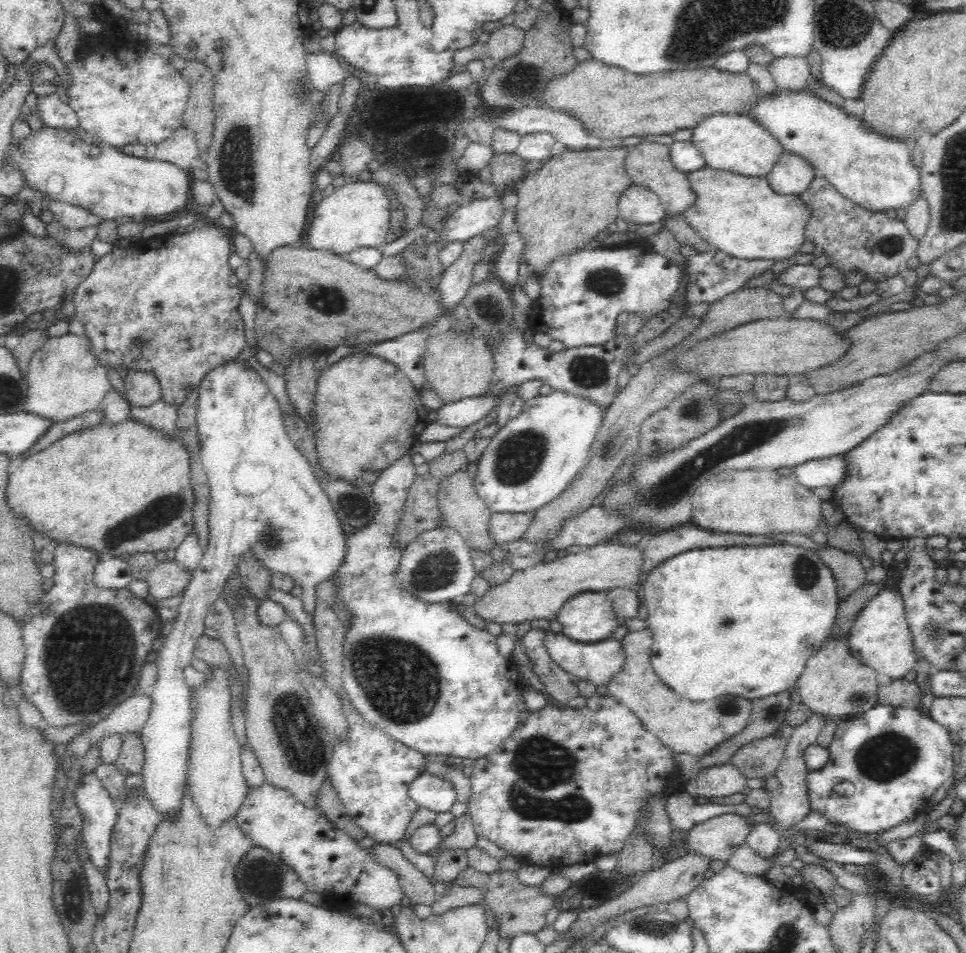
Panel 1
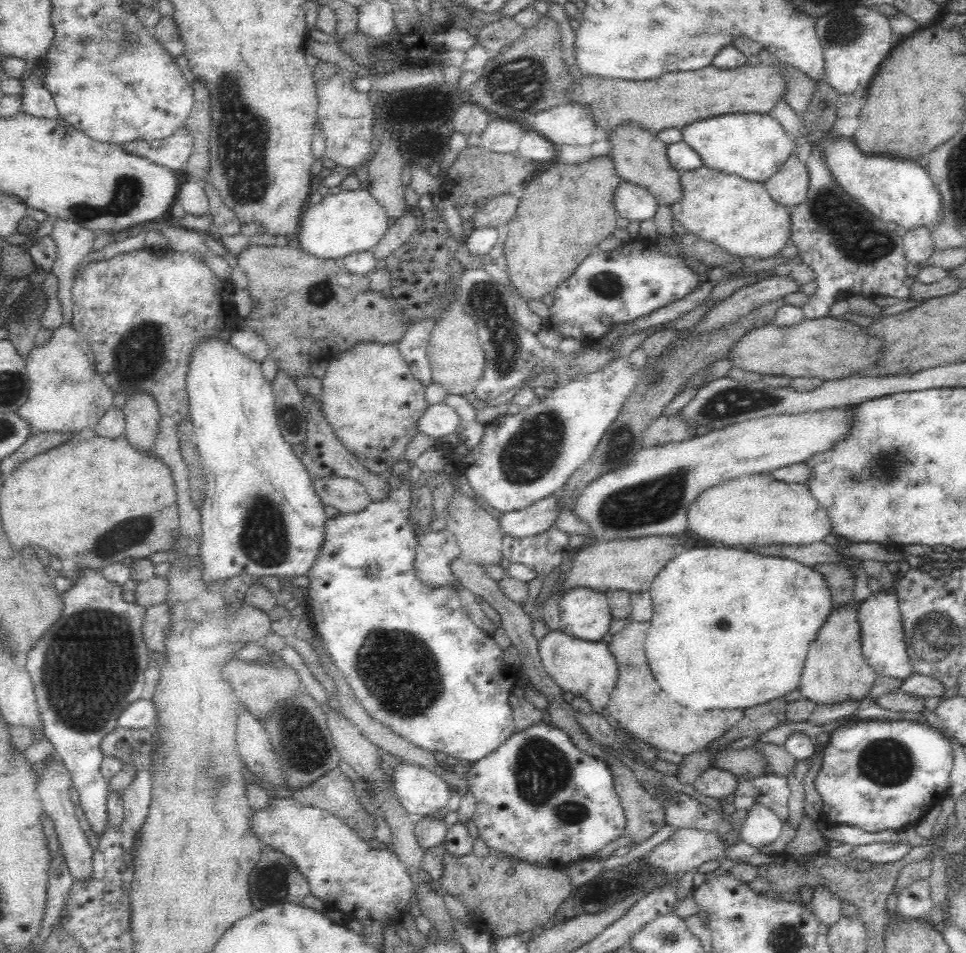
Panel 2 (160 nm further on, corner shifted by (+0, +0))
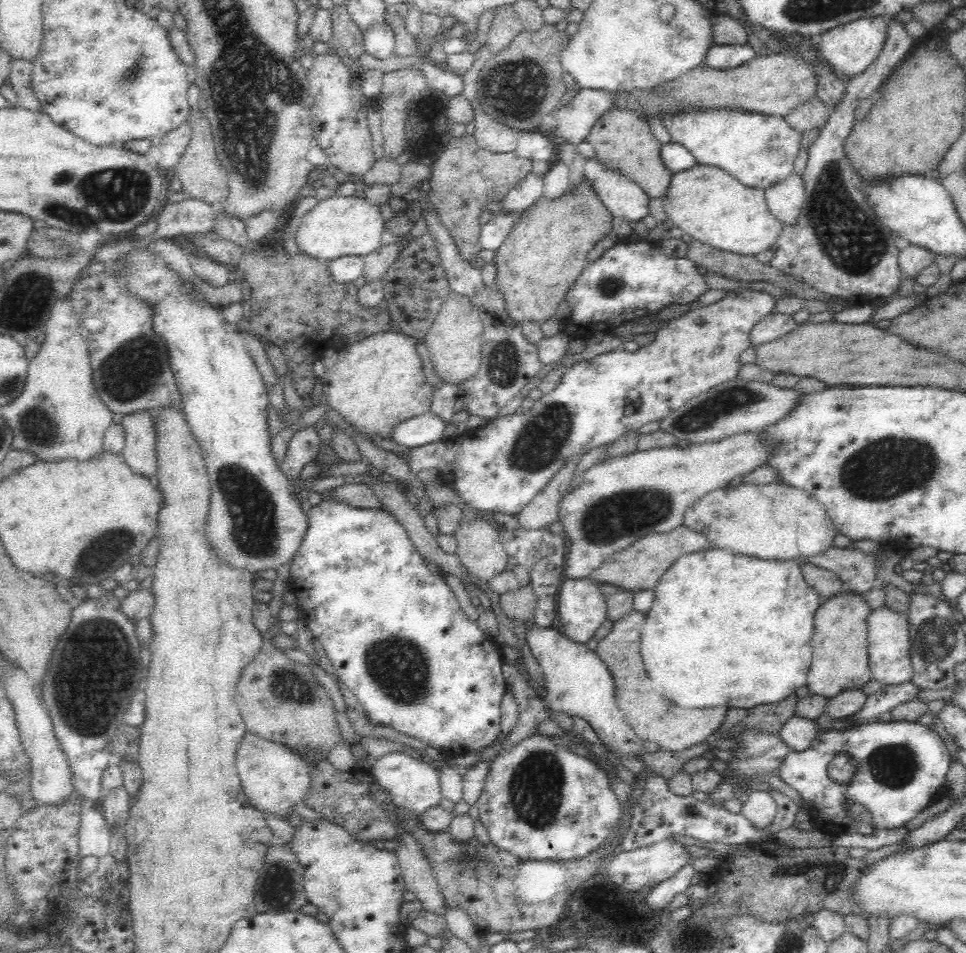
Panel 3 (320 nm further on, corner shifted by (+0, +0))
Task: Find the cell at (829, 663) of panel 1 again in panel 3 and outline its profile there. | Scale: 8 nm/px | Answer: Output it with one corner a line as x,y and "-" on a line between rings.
843,591
823,600
814,614
812,664
807,675
808,693
833,698
849,689
862,689
873,680
867,643
868,615
873,610
865,595

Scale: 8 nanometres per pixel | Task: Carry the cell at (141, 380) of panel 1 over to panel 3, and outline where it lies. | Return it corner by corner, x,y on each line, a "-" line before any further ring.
149,409
139,410
123,417
126,446
122,454
125,463
136,475
150,479
156,473
156,439
154,419

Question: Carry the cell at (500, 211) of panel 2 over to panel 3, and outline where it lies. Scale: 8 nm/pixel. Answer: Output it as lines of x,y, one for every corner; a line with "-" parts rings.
531,171
523,180
520,180
520,183
502,200
504,211
524,213
530,206
534,206
546,194
544,176
546,174
536,174

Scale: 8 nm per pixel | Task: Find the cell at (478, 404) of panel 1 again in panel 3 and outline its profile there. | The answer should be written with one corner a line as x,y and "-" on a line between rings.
432,411
398,422
390,432
390,439
403,447
421,447
440,441
444,422

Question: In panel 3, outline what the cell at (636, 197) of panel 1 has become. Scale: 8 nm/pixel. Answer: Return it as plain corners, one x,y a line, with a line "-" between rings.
588,157
580,177
589,183
612,217
638,223
649,215
650,197
620,171
612,170
596,158

